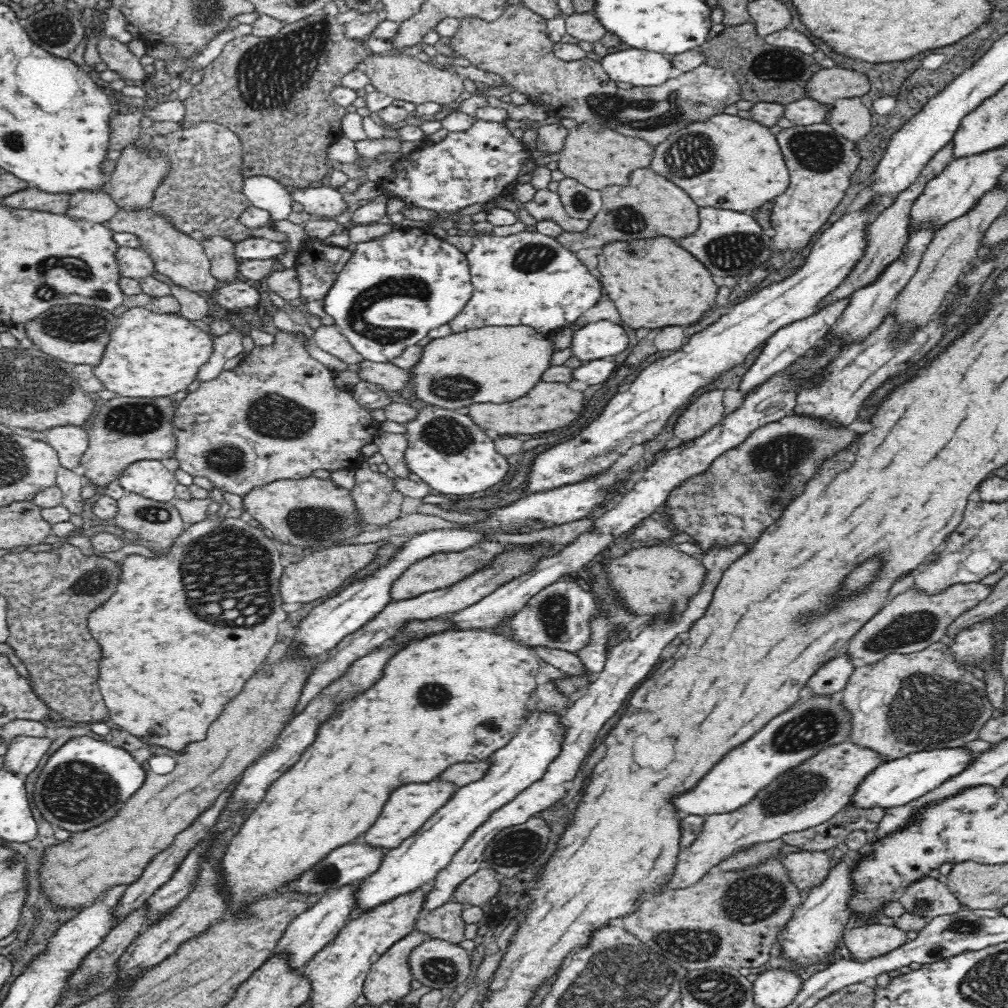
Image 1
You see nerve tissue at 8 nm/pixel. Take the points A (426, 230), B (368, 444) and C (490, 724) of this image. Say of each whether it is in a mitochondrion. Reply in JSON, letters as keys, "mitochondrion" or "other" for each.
{"A":"other","B":"other","C":"mitochondrion"}

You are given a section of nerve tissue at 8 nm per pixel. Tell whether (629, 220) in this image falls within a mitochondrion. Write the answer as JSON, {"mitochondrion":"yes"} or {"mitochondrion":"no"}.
{"mitochondrion":"yes"}

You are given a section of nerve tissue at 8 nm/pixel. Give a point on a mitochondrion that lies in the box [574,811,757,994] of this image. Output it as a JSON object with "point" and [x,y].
{"point":[694,946]}

